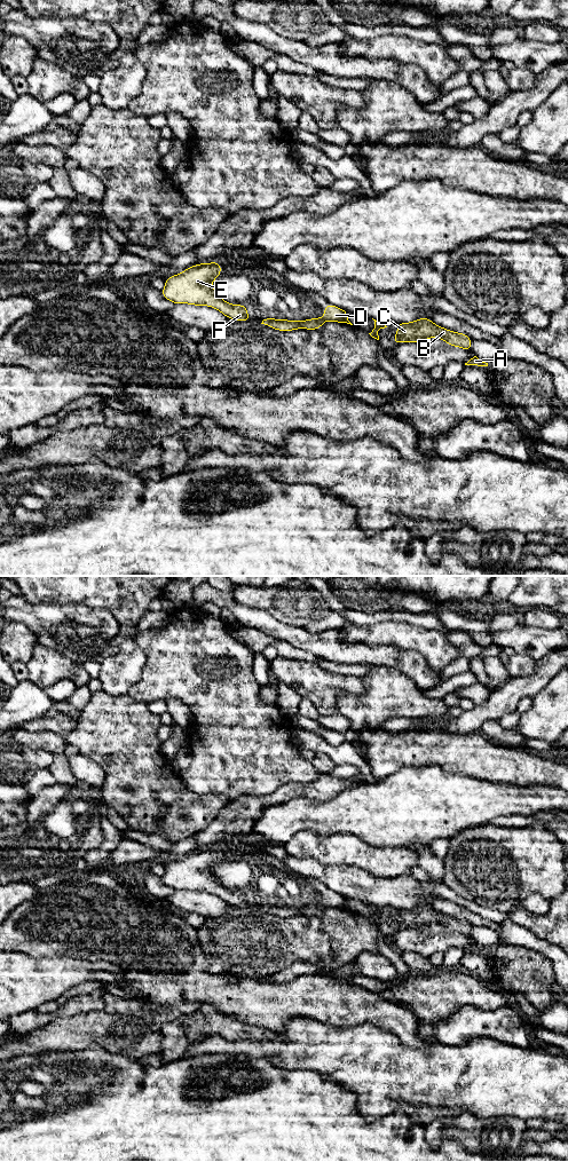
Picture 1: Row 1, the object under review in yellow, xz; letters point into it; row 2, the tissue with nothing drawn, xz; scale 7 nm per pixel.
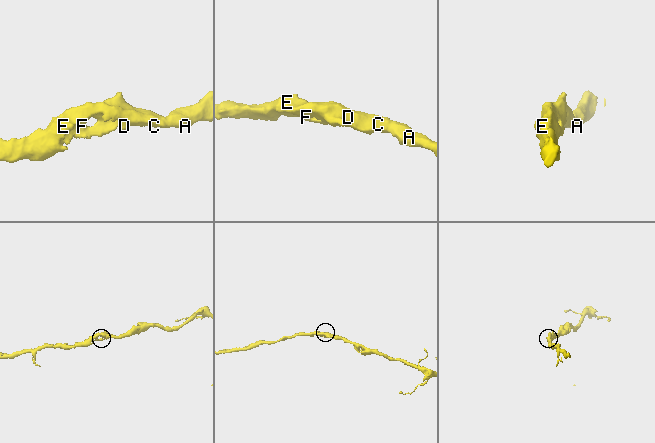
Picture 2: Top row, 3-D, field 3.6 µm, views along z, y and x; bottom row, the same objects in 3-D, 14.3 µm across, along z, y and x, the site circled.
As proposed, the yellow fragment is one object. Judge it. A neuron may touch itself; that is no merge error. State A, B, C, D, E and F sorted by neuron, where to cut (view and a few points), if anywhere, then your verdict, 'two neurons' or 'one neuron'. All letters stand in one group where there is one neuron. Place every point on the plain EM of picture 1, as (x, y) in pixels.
A B C D E F; no cut; one neuron

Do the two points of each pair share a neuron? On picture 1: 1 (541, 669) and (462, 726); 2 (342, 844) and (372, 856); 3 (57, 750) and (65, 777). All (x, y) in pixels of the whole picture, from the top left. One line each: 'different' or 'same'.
1: same
2: same
3: same

